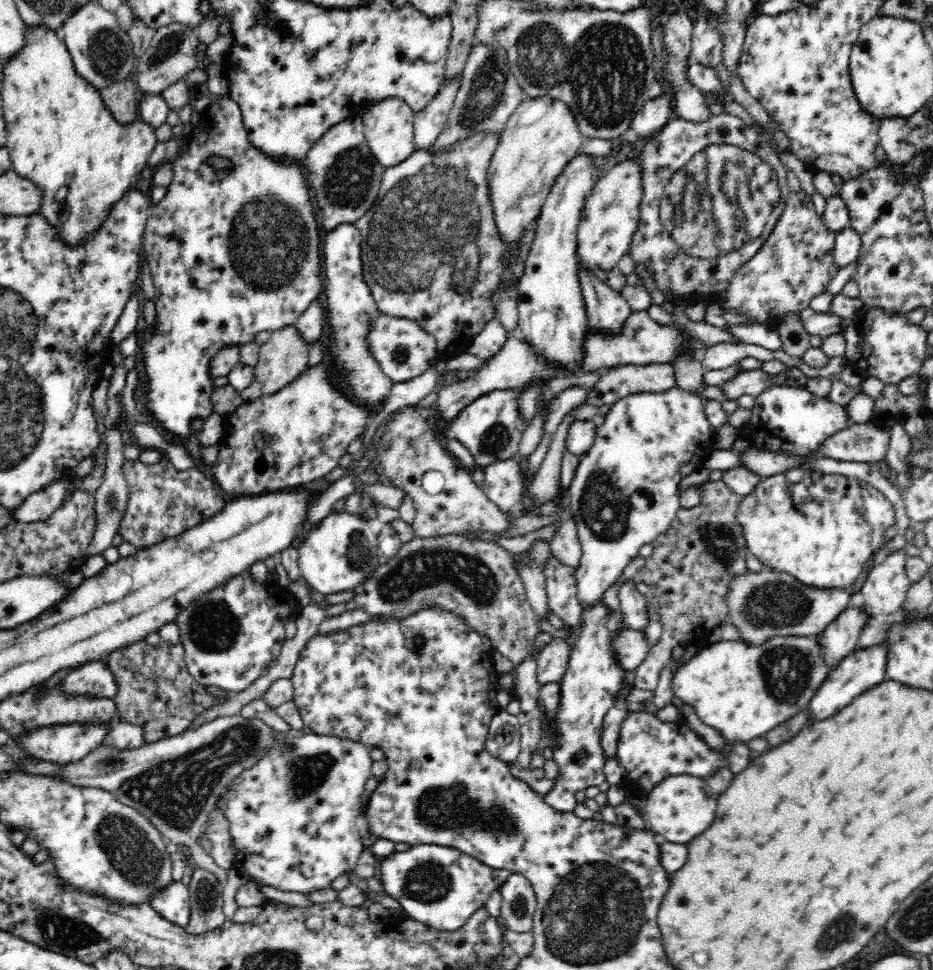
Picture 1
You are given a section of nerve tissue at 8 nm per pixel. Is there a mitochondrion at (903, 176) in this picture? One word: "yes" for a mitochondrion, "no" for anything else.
no

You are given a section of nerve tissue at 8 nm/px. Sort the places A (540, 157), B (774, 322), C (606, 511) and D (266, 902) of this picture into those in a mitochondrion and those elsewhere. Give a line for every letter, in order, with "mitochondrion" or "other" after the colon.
A: other
B: other
C: mitochondrion
D: other

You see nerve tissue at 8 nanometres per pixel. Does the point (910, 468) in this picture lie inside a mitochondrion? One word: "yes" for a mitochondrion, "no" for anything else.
no

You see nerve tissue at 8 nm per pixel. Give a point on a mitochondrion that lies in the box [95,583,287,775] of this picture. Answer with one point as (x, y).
(213, 627)

